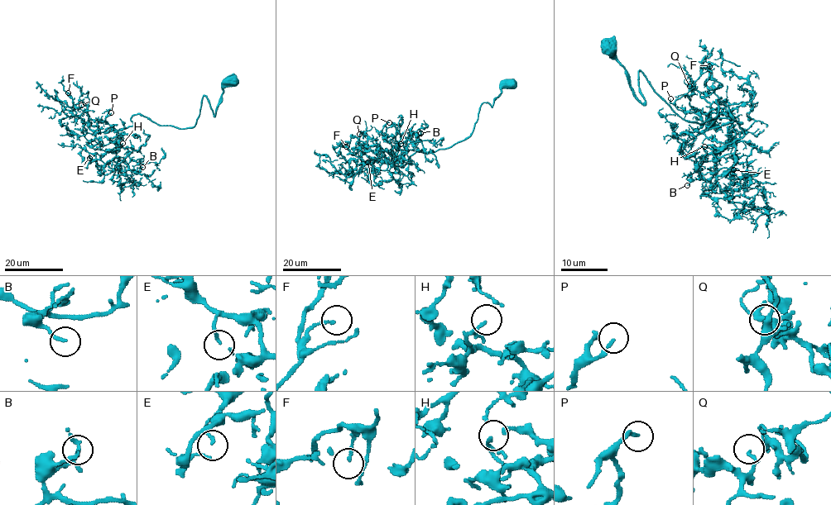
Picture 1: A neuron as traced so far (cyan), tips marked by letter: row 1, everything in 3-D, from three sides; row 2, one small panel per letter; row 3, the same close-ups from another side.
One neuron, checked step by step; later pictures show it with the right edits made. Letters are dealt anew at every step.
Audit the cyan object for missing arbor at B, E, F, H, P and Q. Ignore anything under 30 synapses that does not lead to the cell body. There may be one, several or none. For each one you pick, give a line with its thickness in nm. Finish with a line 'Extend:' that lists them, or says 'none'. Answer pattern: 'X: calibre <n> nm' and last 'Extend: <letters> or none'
P: calibre 180 nm
Extend: P

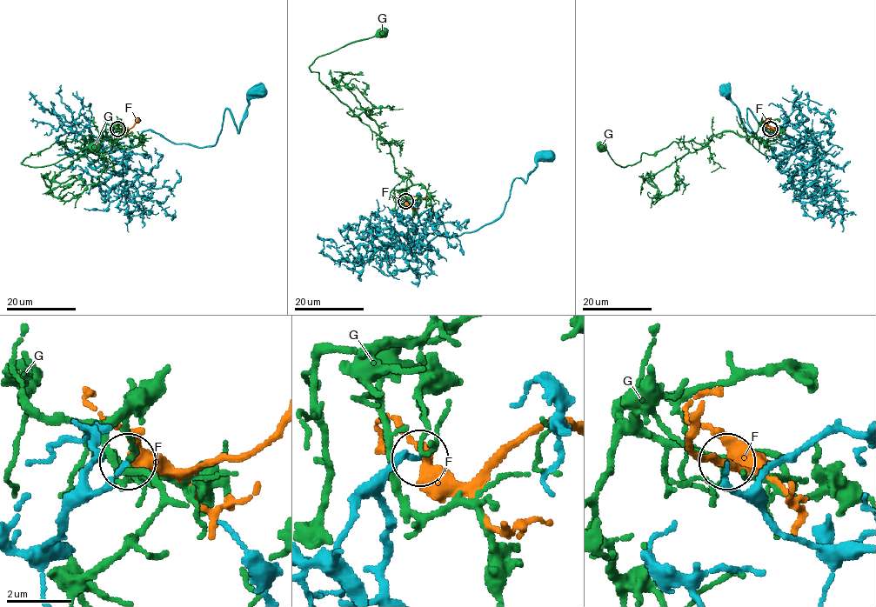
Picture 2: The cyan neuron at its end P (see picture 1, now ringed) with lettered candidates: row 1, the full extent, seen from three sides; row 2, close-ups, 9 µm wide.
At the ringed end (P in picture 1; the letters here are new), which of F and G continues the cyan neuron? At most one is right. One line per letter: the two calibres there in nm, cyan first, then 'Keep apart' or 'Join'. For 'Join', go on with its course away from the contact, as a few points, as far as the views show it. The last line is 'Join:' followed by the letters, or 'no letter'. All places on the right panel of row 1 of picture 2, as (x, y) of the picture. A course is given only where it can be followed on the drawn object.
F: Thickness 160 nm (cyan) against 400 nm. Join
G: Thickness 200 nm (cyan) against 80 nm. Keep apart
Join: F

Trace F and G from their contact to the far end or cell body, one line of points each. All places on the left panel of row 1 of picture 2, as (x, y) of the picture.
F: (117, 129), (131, 127), (140, 120)
G: (117, 130), (117, 123), (118, 136), (106, 131), (94, 143), (55, 142), (21, 163), (48, 166), (100, 147)

